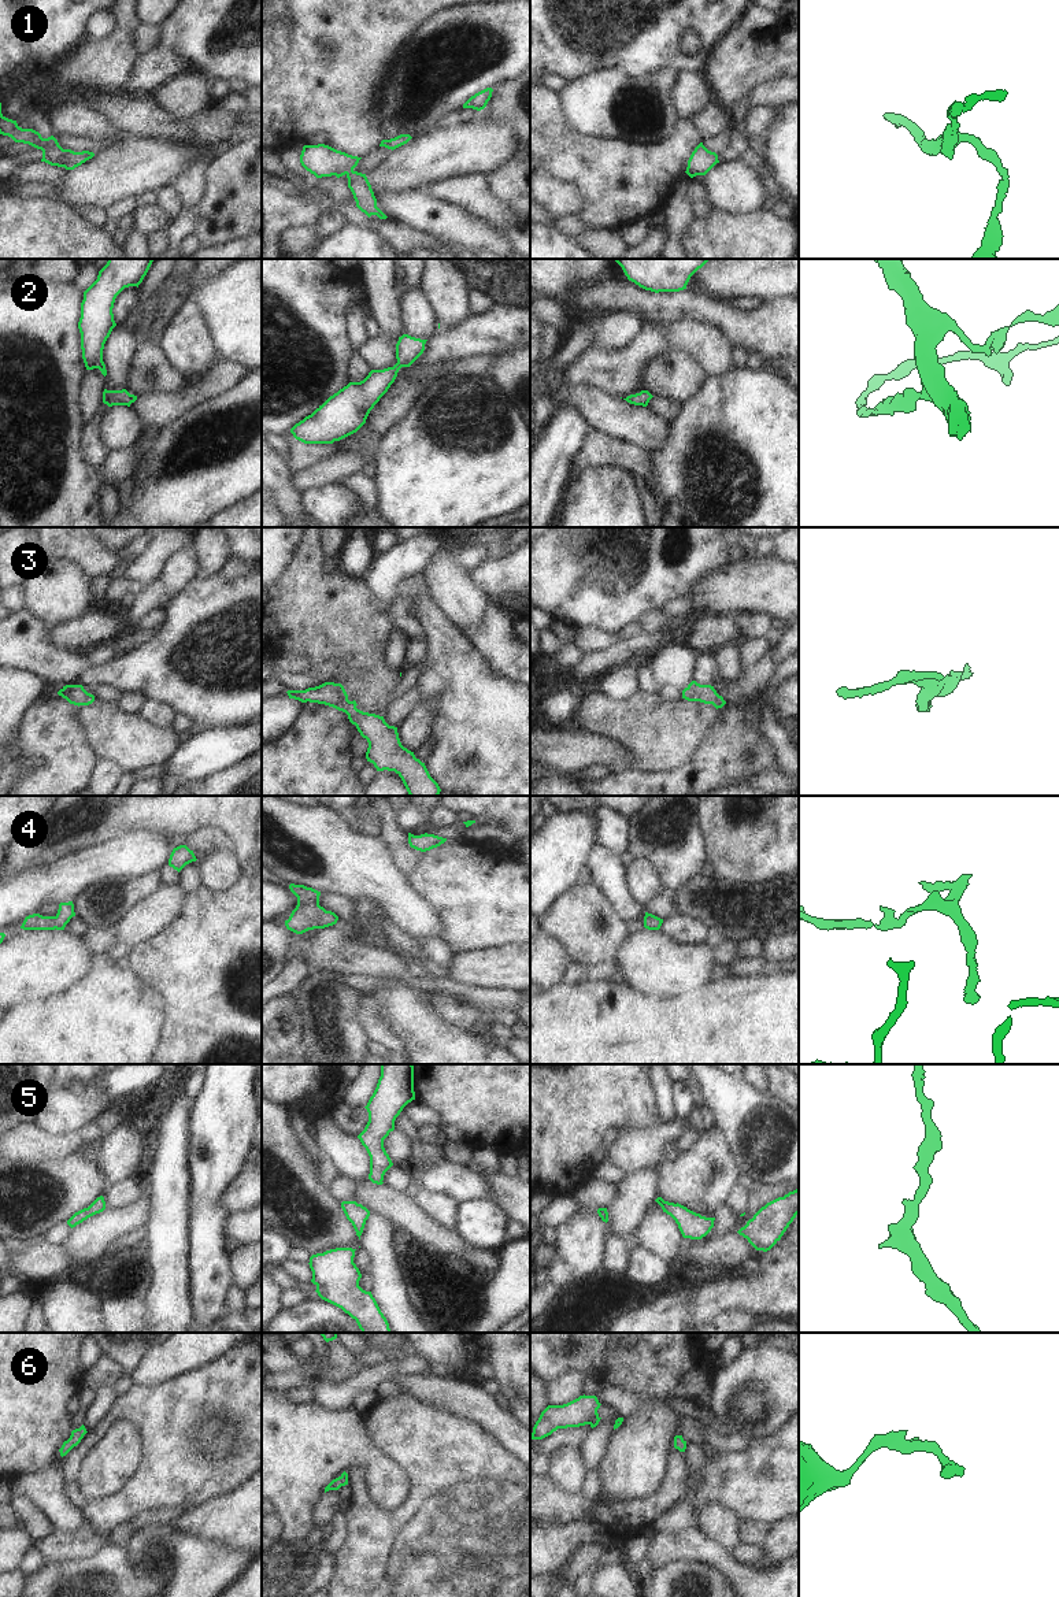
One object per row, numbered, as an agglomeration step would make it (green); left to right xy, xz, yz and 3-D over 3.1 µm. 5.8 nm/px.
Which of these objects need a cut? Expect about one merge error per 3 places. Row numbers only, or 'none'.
none

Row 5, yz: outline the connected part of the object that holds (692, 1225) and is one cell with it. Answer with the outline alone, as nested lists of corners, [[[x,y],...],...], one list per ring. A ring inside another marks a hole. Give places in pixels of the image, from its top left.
[[[662,1197],[655,1201],[662,1207],[663,1212],[675,1220],[684,1238],[701,1240],[714,1227],[715,1218],[701,1216],[678,1203],[664,1201]]]

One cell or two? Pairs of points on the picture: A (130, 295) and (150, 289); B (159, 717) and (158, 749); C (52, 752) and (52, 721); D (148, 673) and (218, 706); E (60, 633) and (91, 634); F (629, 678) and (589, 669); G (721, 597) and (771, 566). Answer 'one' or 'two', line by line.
A: two
B: two
C: one
D: one
E: one
F: two
G: one

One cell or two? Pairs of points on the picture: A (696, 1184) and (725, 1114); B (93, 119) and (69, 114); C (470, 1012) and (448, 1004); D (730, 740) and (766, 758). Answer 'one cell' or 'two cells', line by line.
A: two cells
B: one cell
C: one cell
D: one cell

